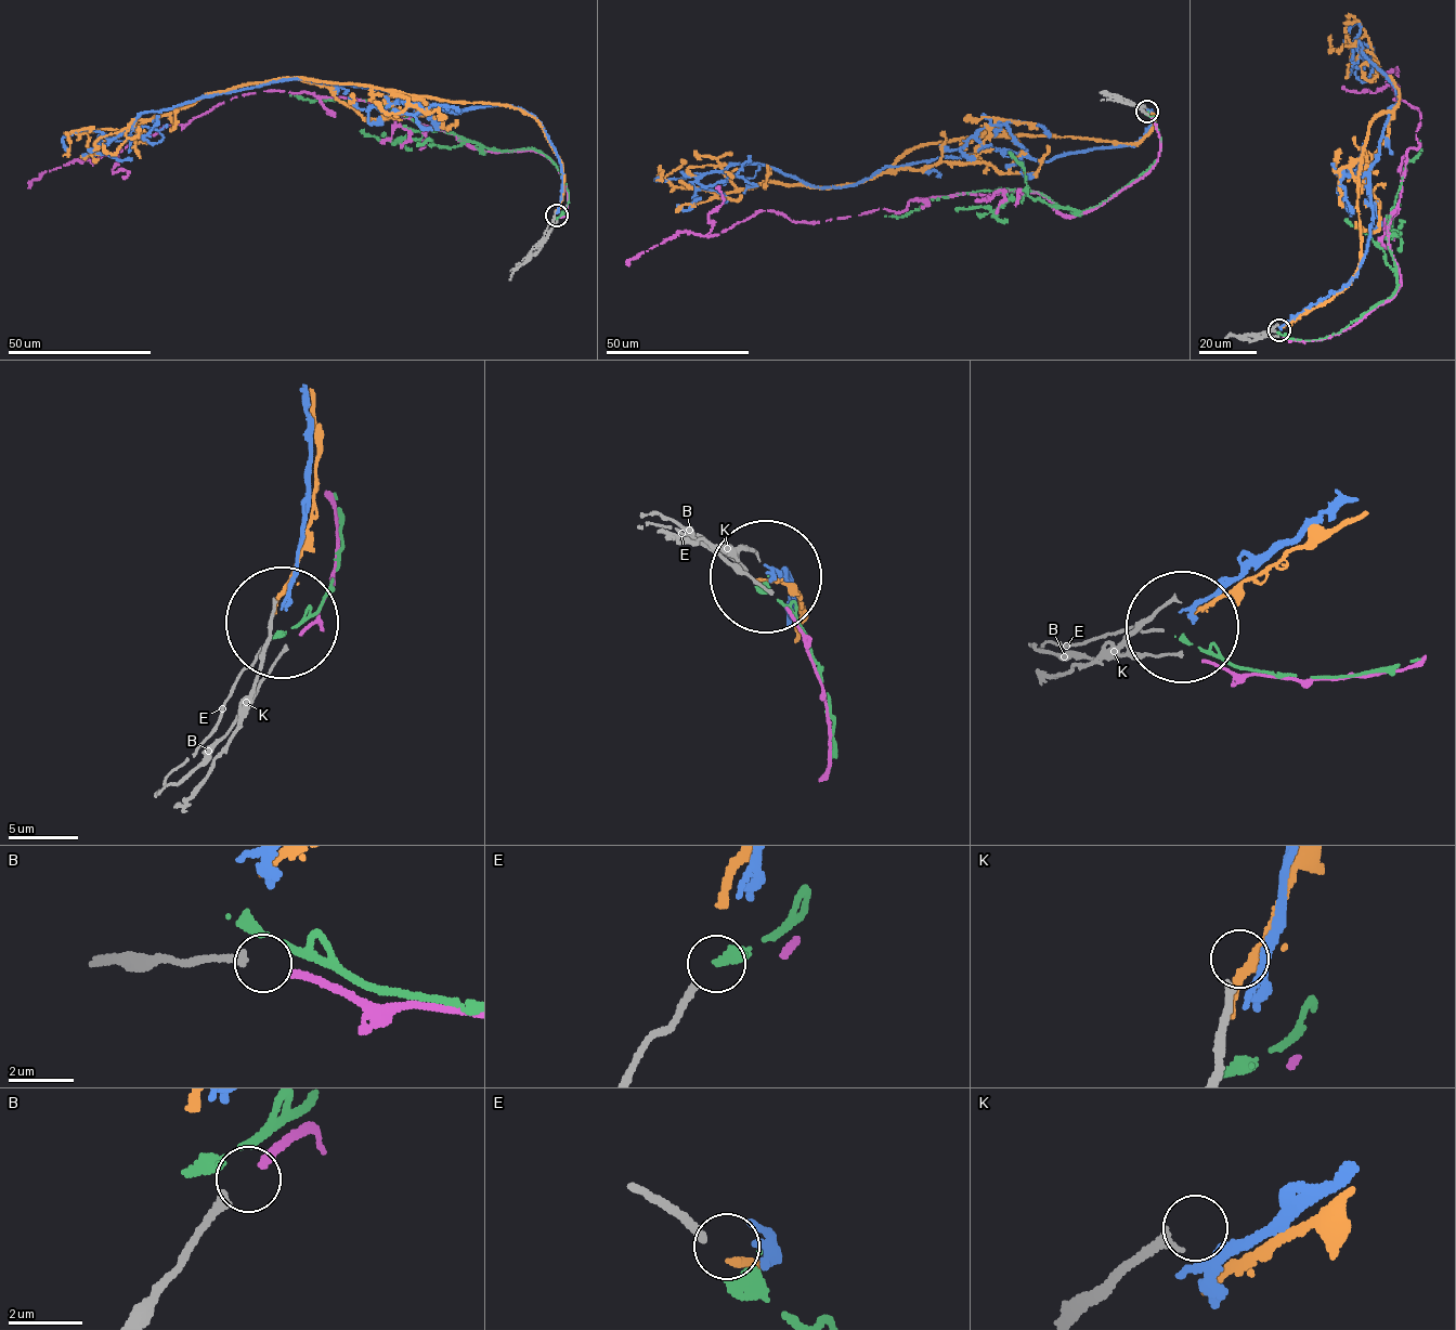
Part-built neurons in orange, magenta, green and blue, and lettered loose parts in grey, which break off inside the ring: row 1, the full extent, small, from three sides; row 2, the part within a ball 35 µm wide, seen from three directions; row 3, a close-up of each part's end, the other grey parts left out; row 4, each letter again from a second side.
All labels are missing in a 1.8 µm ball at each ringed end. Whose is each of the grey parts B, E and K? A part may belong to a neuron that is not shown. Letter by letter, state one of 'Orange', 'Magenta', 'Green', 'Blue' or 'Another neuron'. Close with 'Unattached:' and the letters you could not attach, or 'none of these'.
B: Magenta
E: Green
K: Another neuron
Unattached: K

